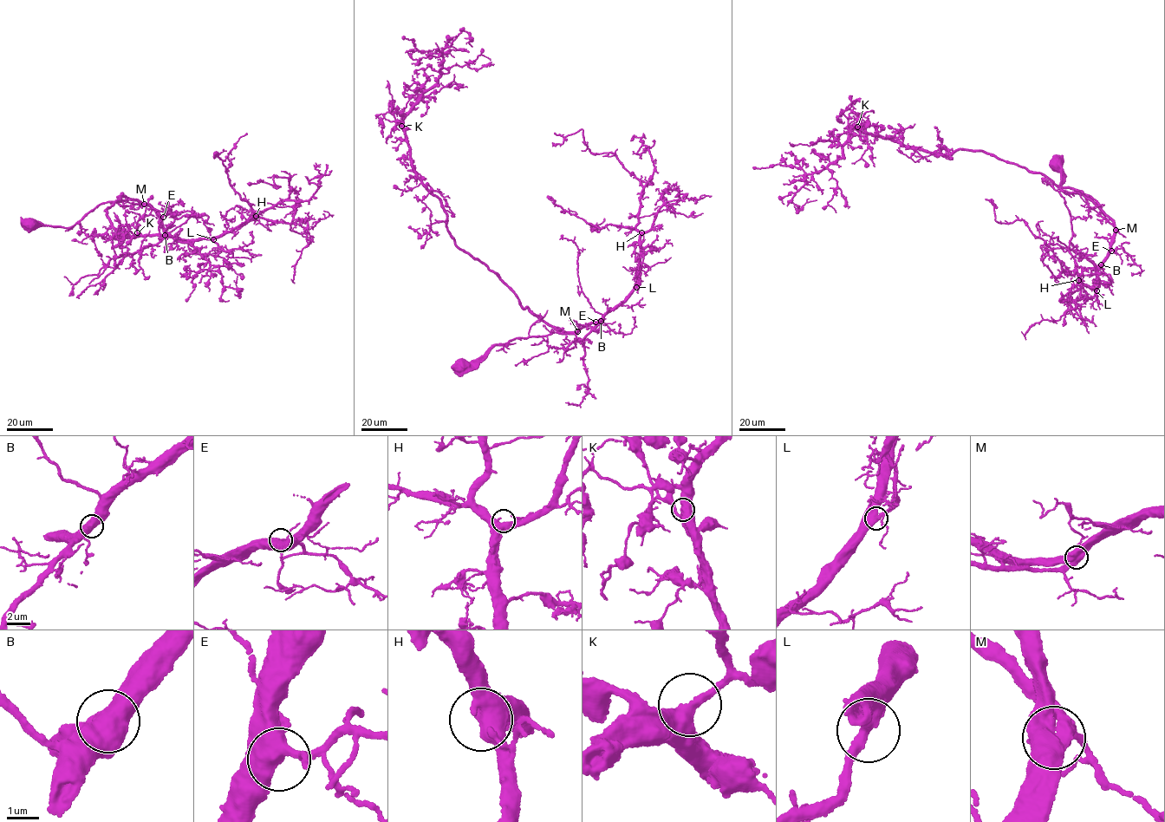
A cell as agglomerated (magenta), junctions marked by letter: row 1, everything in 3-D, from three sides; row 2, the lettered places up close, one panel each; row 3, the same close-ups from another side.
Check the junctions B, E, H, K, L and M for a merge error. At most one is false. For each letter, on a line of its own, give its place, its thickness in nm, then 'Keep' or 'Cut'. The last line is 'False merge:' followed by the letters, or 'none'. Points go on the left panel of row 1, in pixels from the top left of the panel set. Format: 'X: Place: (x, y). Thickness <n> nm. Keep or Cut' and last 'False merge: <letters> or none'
B: Place: (165, 235). Thickness 550 nm. Keep
E: Place: (163, 217). Thickness 500 nm. Keep
H: Place: (256, 216). Thickness 600 nm. Keep
K: Place: (137, 232). Thickness 460 nm. Keep
L: Place: (213, 239). Thickness 550 nm. Keep
M: Place: (144, 204). Thickness 650 nm. Keep
False merge: none

